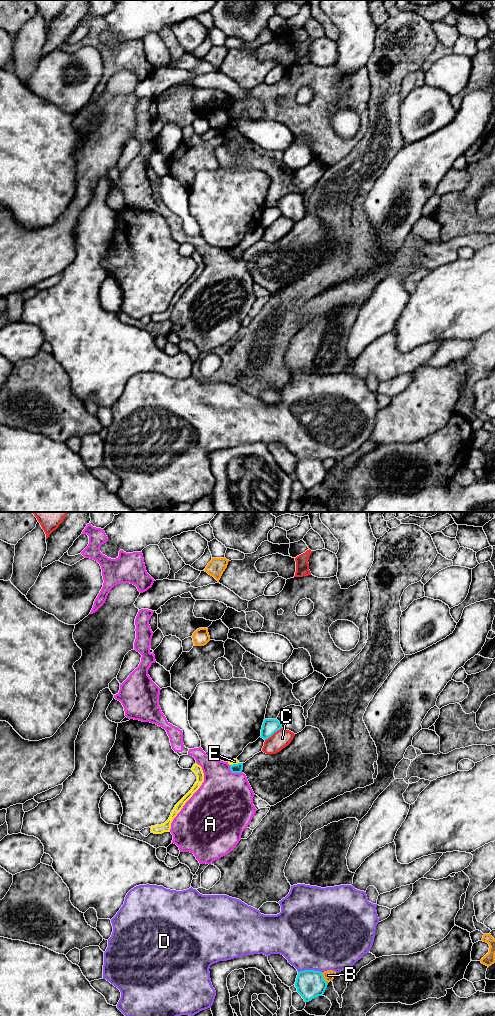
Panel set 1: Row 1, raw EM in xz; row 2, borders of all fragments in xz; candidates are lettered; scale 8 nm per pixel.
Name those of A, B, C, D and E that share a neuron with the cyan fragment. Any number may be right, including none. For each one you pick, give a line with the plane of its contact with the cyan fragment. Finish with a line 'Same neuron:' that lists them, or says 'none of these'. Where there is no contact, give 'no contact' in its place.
Same neuron: none of these

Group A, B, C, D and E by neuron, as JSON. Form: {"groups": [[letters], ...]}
{"groups": [["A"], ["B"], ["C"], ["D"], ["E"]]}

